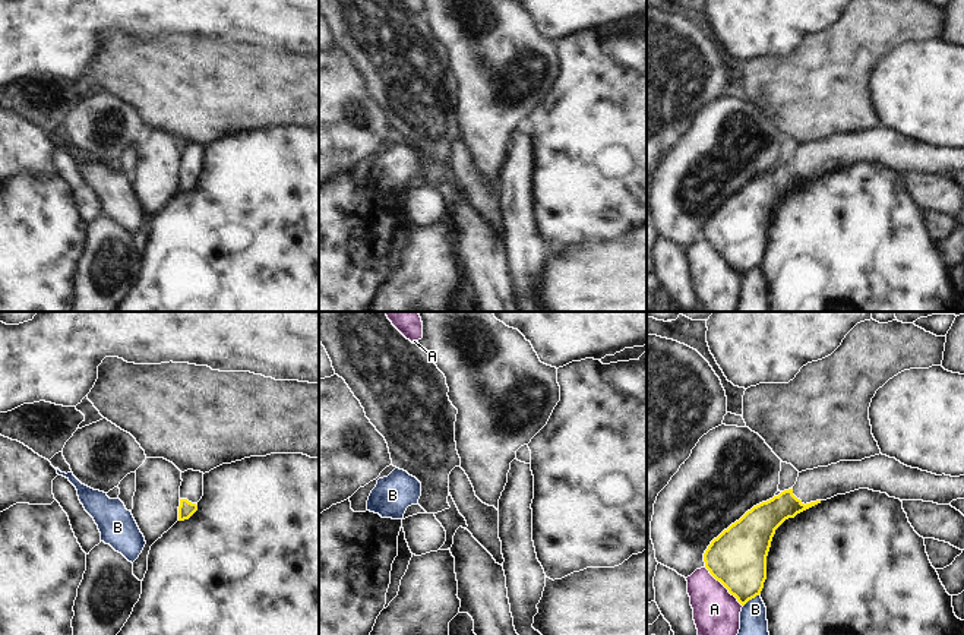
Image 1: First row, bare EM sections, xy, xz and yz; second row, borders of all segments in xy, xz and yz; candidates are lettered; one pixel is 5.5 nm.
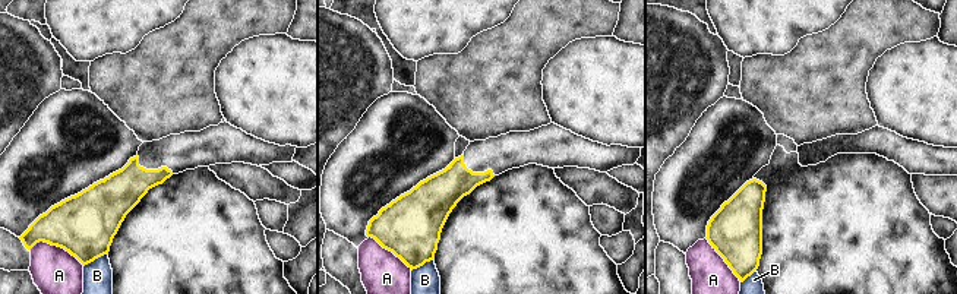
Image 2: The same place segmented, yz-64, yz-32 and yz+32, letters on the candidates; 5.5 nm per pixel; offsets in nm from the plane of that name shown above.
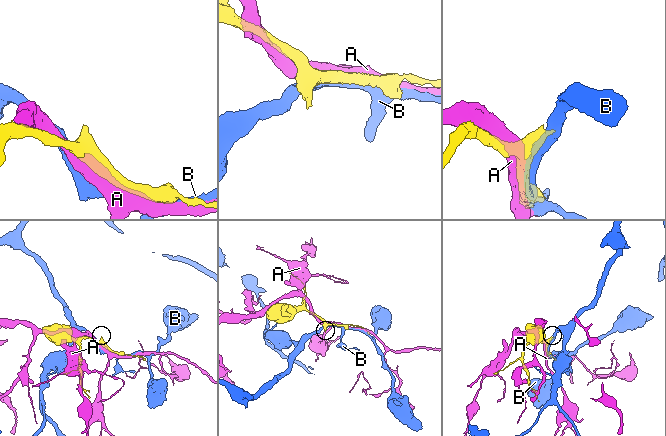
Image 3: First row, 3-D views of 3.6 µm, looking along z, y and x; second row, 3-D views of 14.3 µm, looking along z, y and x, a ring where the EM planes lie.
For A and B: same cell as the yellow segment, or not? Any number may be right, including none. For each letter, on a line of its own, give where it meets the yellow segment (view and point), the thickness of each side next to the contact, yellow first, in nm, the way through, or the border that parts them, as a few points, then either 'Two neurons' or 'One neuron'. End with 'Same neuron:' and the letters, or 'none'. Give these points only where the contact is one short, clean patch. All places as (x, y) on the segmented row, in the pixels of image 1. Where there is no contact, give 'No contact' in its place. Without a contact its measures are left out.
A: Touches yellow at yz (724, 585). Thickness 320 nm (yellow) against 260 nm. Two neurons
B: Touches yellow at yz (751, 599). Thickness 320 nm (yellow) against 140 nm. Two neurons
Same neuron: none

